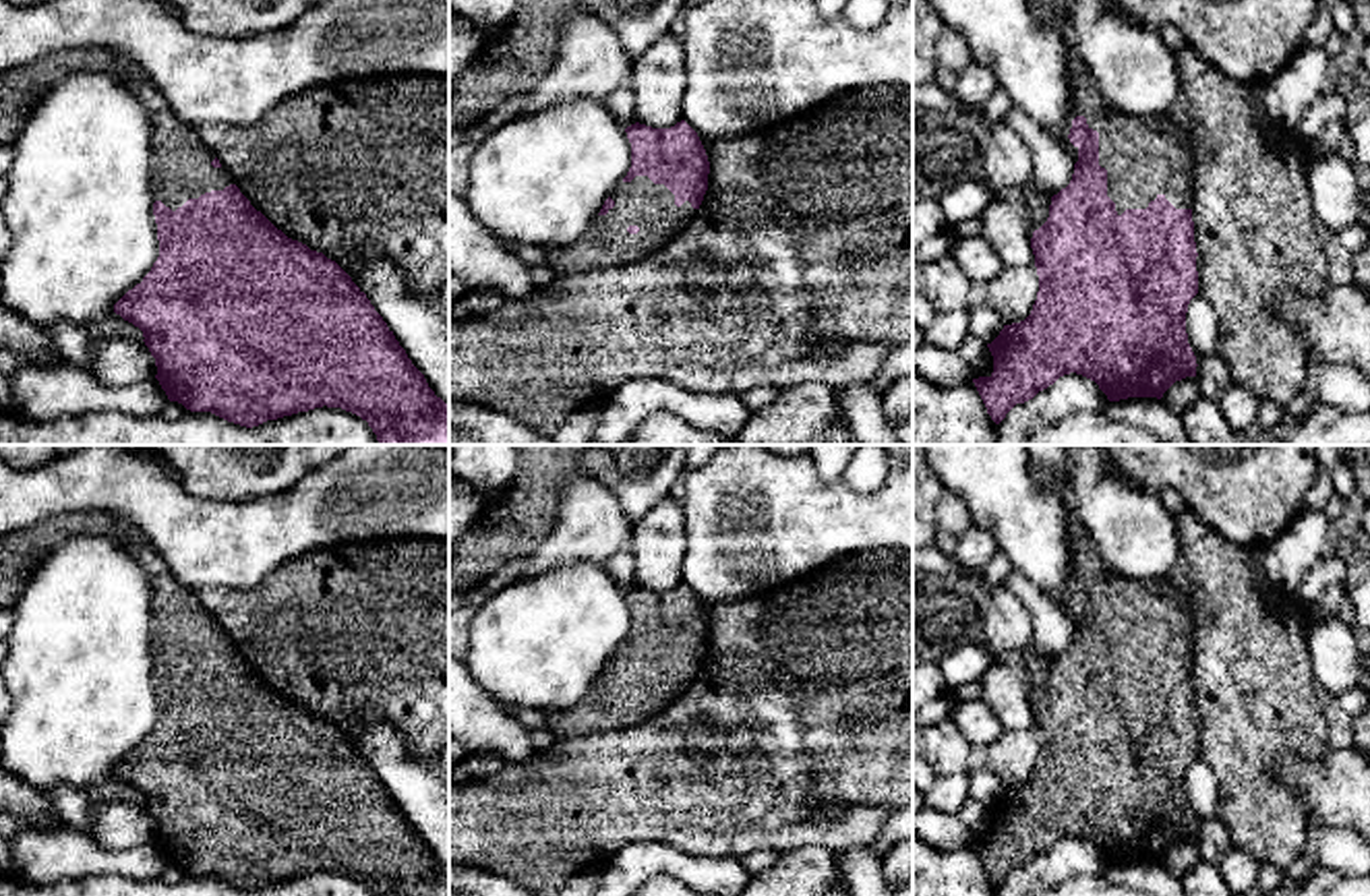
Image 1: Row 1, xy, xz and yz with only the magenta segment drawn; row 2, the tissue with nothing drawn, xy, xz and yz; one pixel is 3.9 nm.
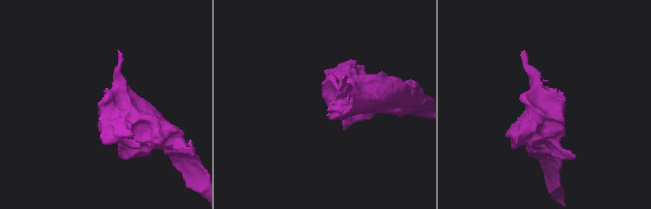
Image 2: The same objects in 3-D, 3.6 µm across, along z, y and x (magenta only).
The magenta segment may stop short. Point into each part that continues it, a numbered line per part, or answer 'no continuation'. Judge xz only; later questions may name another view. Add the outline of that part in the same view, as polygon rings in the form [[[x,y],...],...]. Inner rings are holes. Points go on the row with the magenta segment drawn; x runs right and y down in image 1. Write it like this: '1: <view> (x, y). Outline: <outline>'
1: xz (607, 243). Outline: [[[648,176],[621,180],[610,199],[615,207],[577,242],[546,250],[557,277],[637,263],[677,238],[697,211],[689,201],[677,207],[675,195]]]

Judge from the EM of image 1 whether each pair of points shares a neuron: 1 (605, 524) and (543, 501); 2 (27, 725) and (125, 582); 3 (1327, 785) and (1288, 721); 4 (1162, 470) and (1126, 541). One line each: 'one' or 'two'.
1: two
2: one
3: two
4: two

